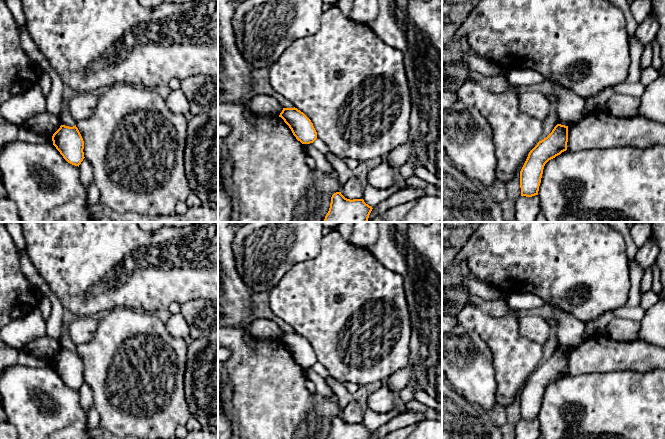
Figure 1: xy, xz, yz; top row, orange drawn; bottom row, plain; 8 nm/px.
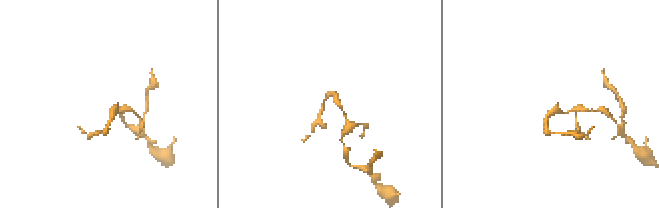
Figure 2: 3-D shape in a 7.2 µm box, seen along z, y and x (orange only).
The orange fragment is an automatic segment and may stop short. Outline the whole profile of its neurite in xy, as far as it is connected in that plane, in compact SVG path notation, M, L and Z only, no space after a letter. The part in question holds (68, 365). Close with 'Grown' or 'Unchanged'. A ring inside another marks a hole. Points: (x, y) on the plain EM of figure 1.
M61 349L53 358L52 365L68 387L79 391L85 382L84 365L76 349L73 351Z. Unchanged

